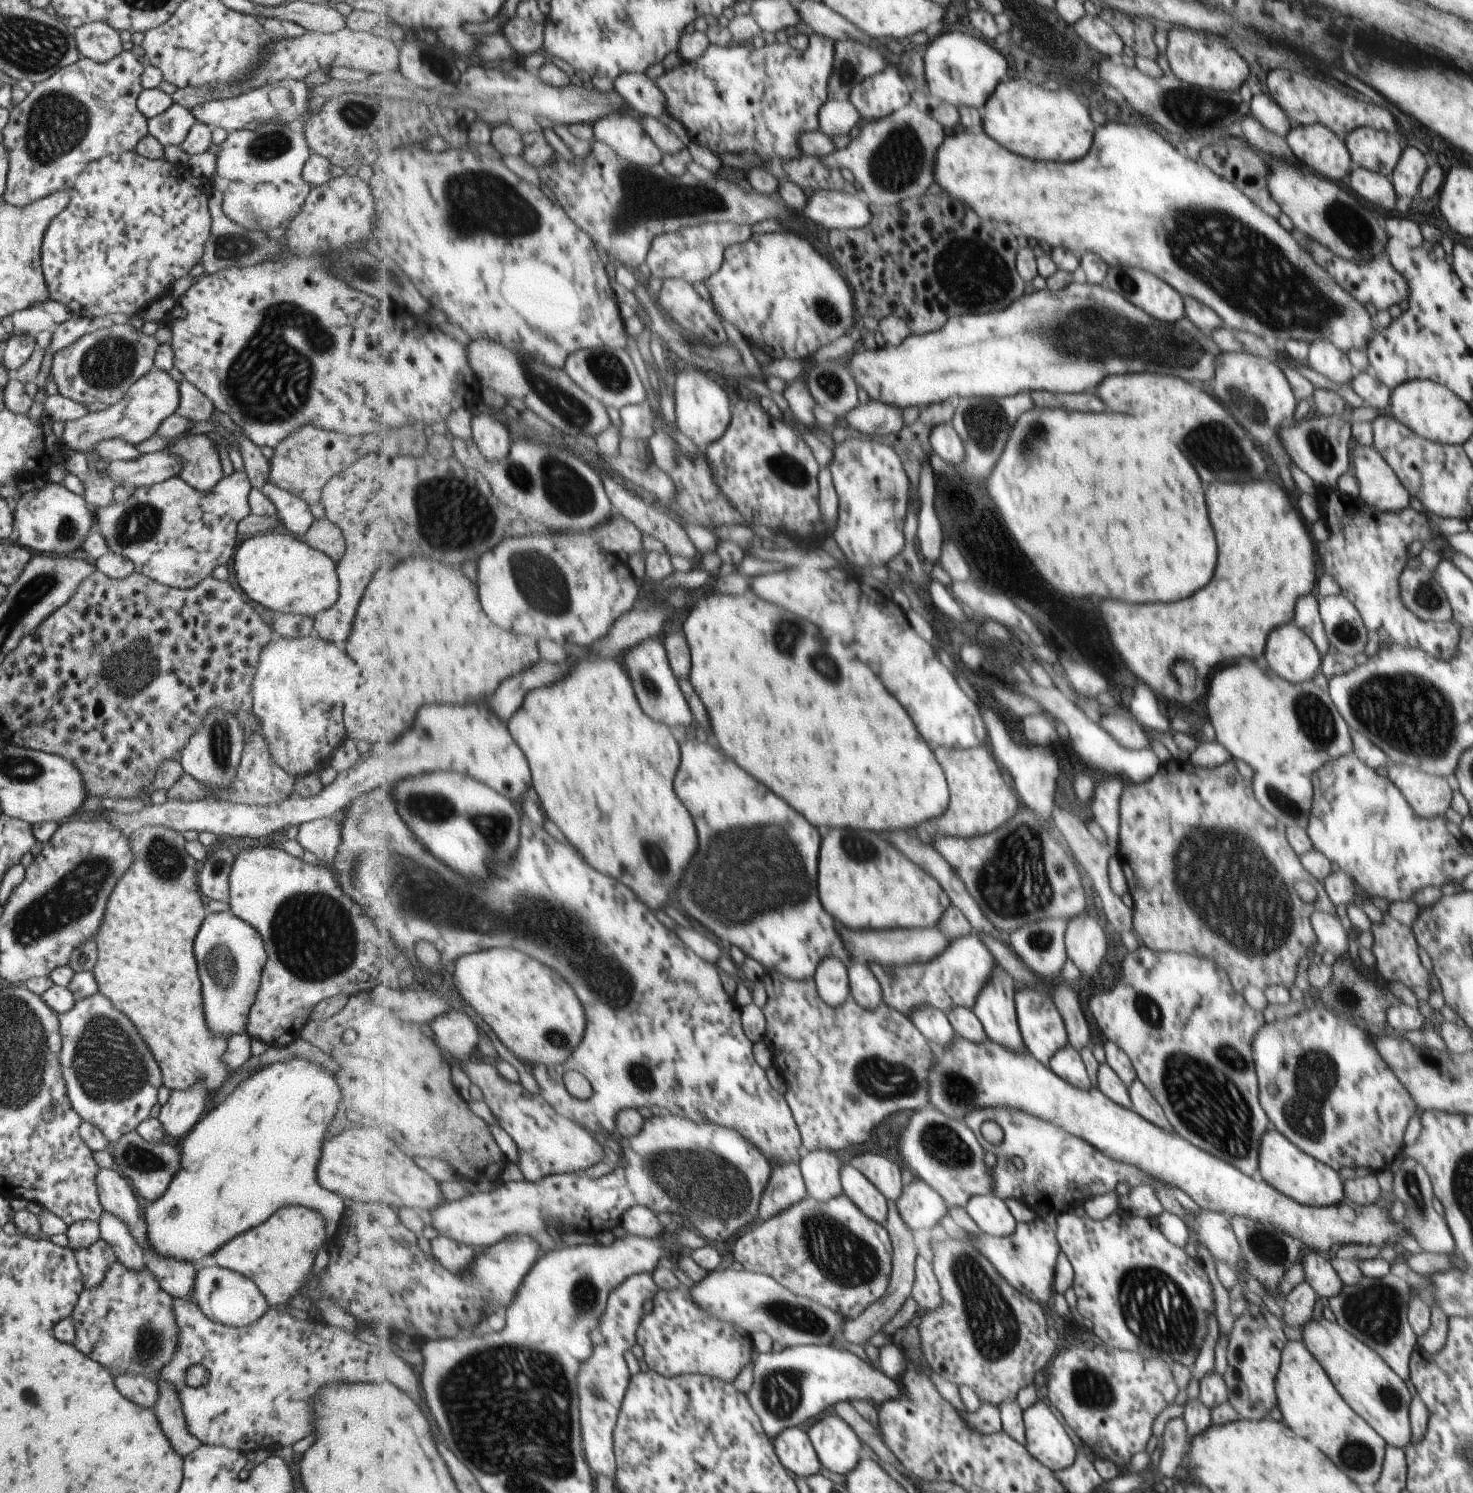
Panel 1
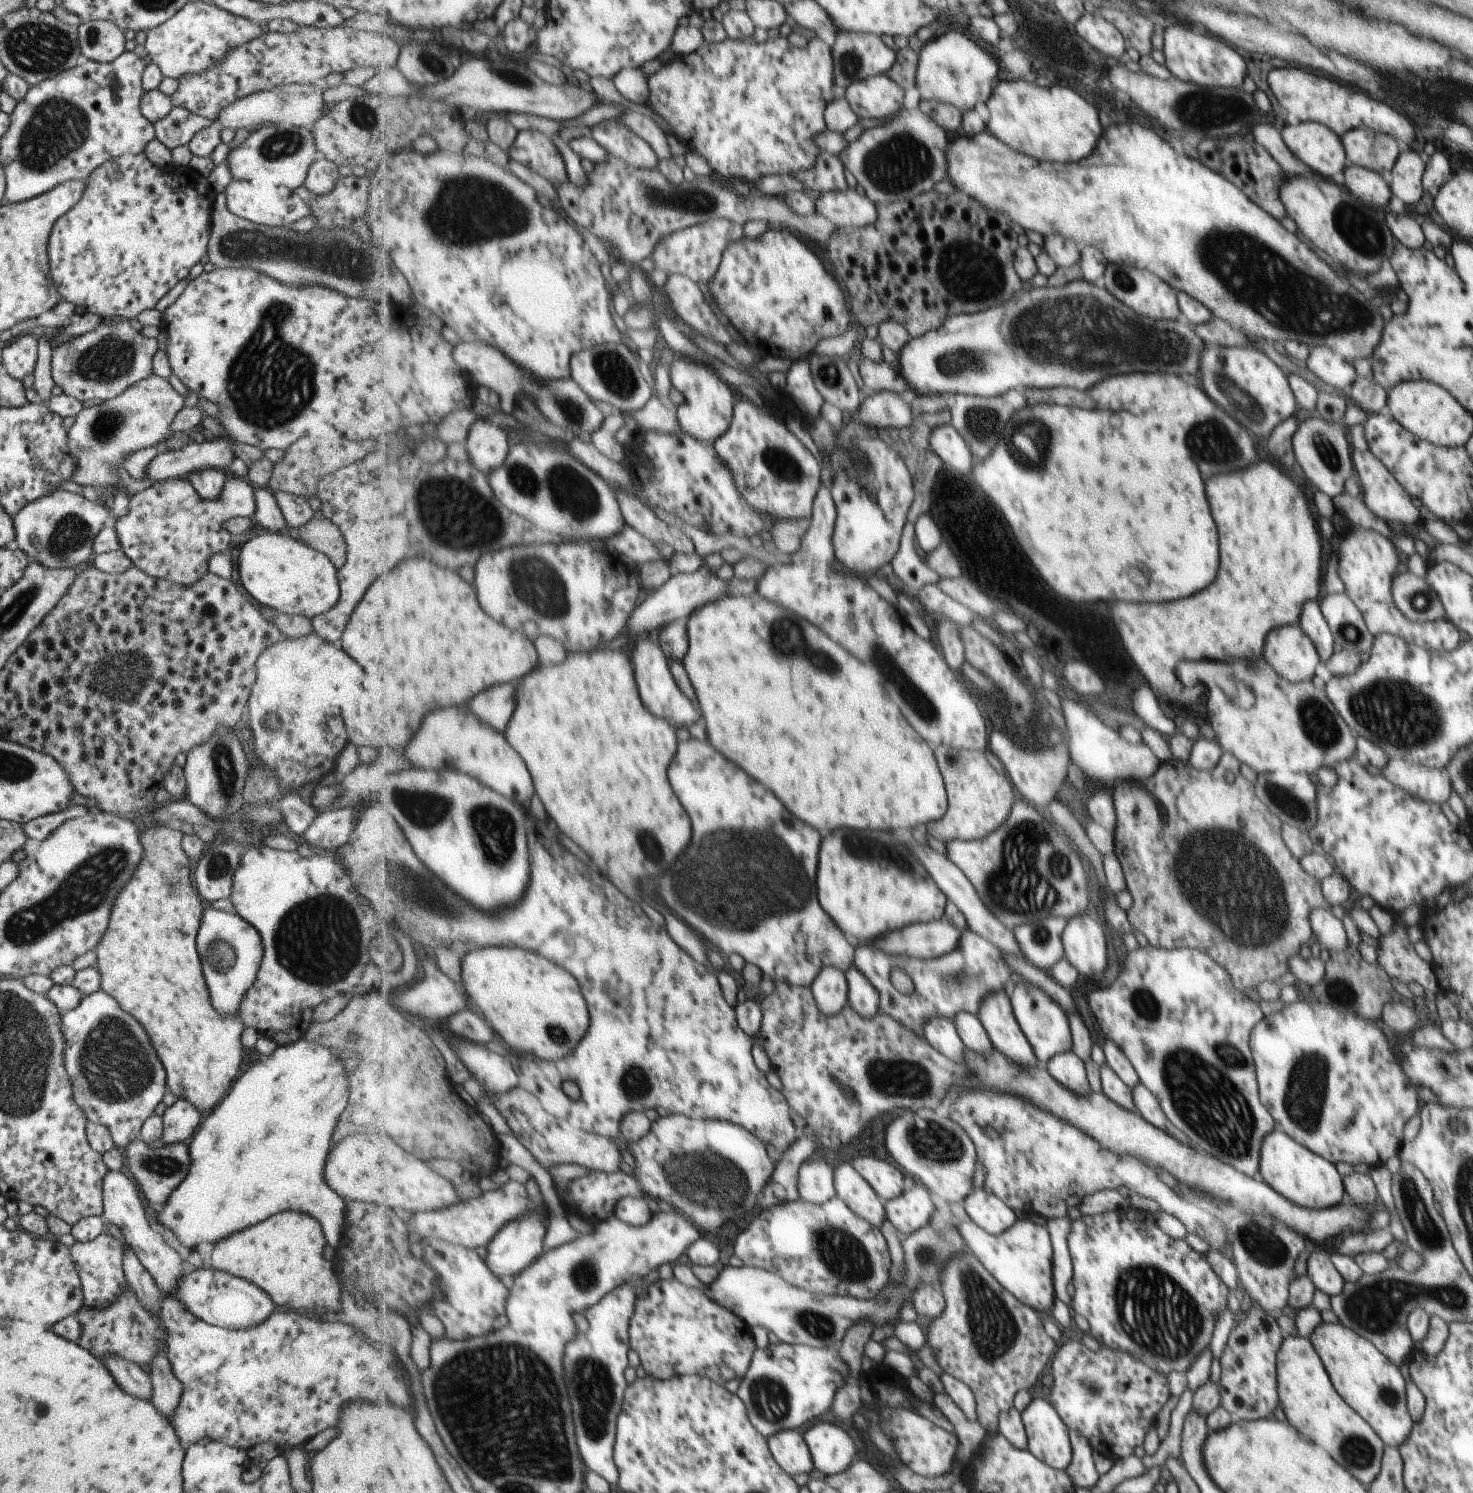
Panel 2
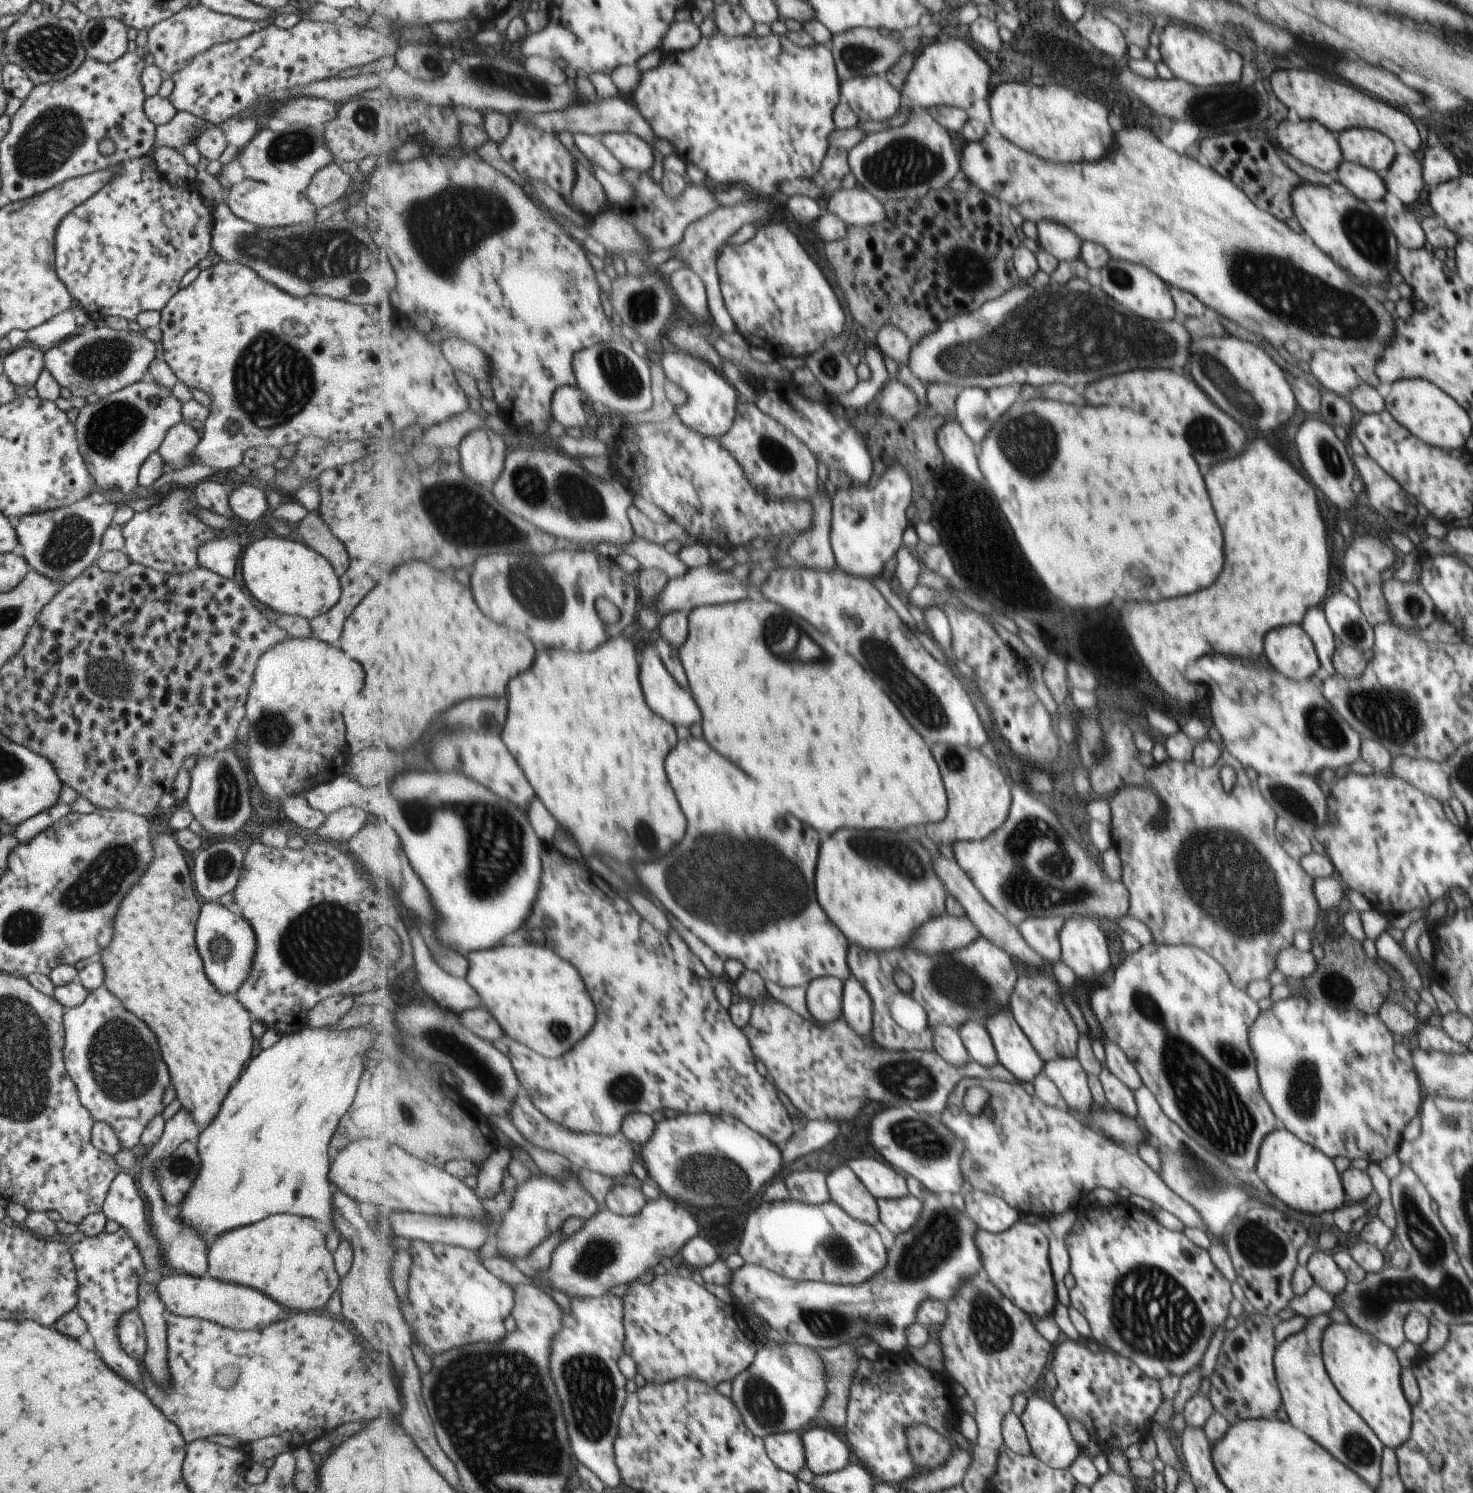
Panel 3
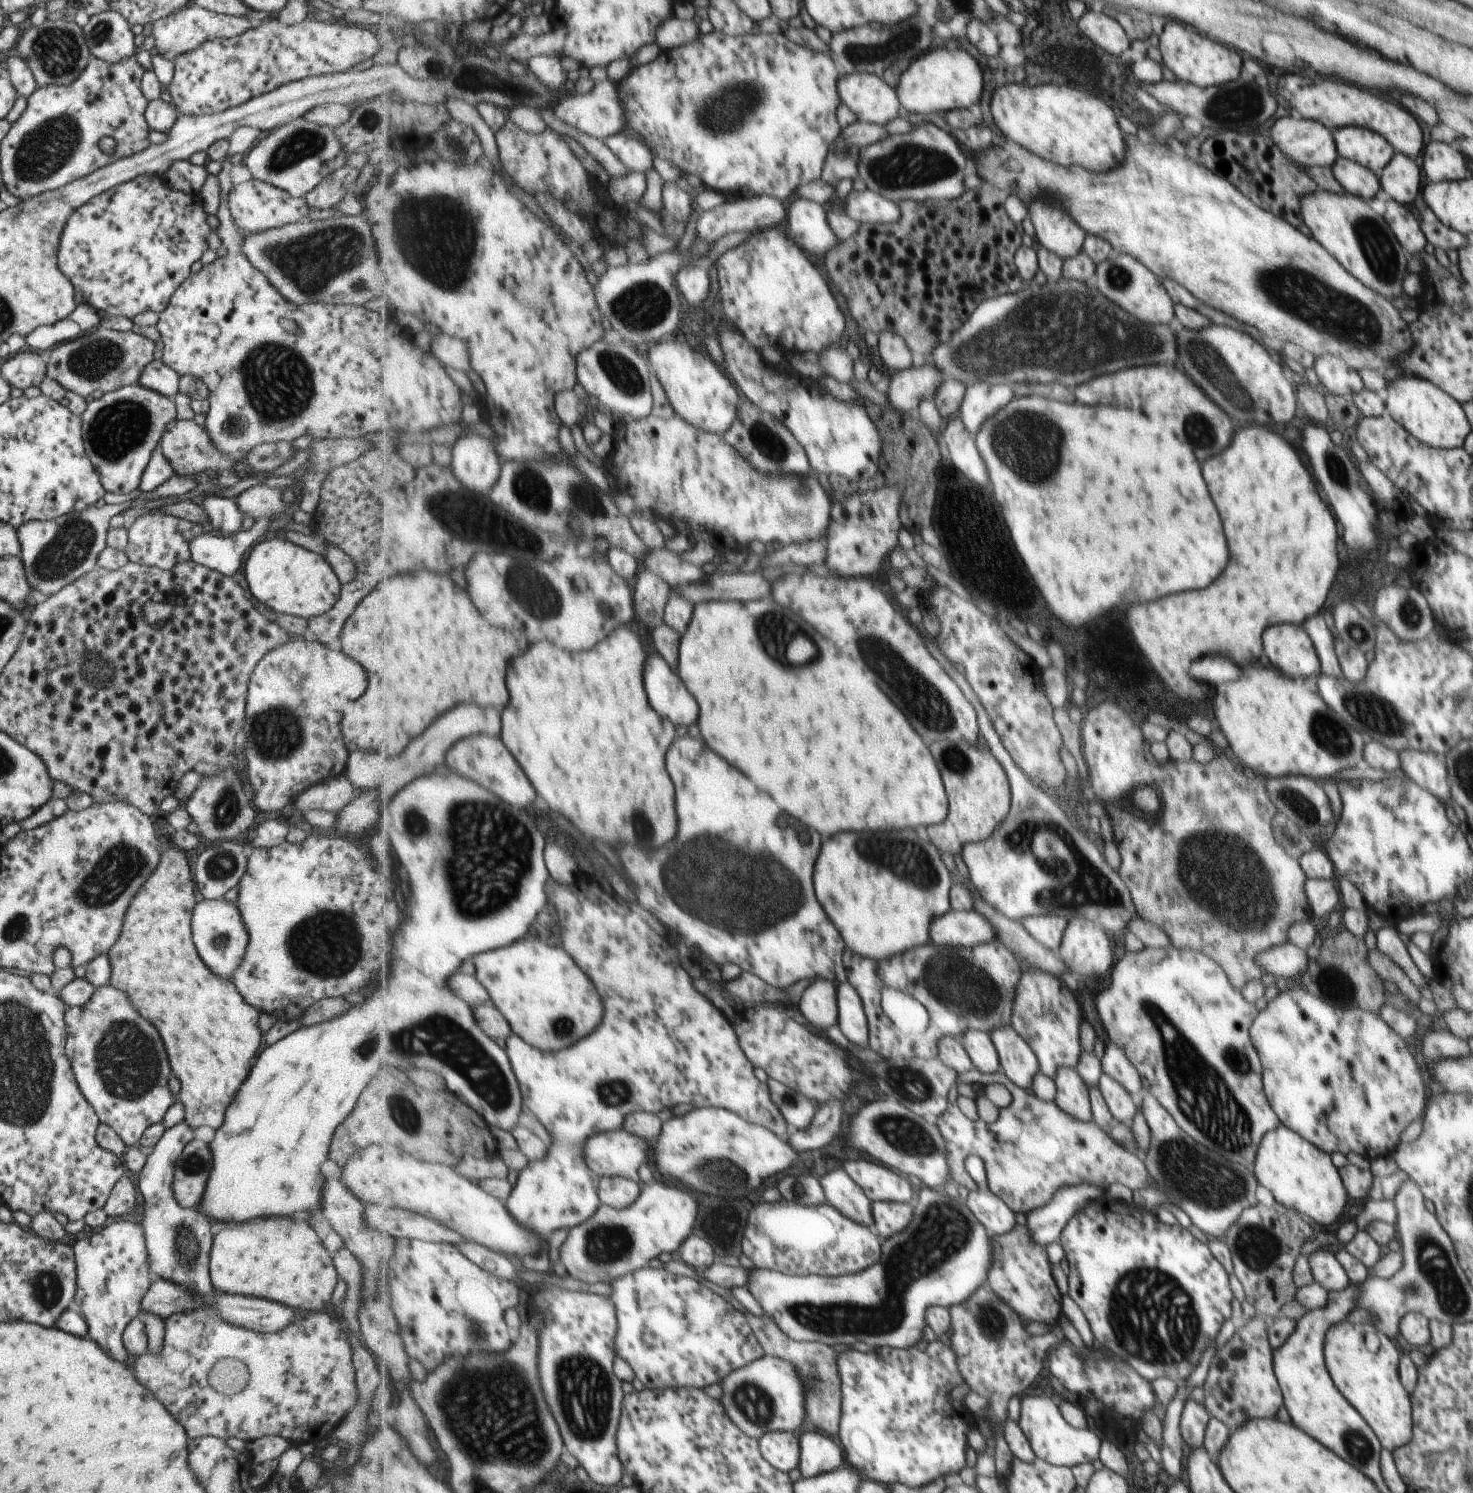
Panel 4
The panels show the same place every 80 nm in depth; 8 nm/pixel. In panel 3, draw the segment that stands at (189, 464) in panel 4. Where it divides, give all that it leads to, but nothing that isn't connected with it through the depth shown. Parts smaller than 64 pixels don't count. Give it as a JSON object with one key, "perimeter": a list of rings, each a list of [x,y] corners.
{"perimeter":[[[180,422],[169,428],[157,448],[162,462],[169,465],[172,470],[192,464],[192,450],[199,442],[195,431],[191,425]]]}

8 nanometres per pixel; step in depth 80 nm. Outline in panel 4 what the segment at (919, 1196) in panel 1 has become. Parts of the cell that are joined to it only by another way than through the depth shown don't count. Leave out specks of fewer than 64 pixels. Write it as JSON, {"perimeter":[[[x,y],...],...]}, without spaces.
{"perimeter":[[[874,1201],[874,1229],[882,1238],[903,1232],[914,1220],[914,1210],[909,1203]]]}

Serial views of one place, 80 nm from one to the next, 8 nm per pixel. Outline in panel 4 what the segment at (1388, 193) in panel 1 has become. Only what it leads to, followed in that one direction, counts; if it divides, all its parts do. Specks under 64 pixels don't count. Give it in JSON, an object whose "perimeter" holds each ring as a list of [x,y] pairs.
{"perimeter":[[[1339,157],[1329,169],[1333,173],[1340,191],[1357,195],[1364,198],[1365,201],[1373,198],[1380,188],[1378,177],[1368,168],[1352,160]]]}

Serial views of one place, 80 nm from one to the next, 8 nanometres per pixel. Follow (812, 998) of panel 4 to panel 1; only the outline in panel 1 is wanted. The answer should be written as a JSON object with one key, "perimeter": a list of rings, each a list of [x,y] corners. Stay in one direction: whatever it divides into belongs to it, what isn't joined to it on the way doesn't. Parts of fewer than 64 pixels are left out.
{"perimeter":[[[827,958],[819,966],[814,979],[819,996],[833,1008],[845,1004],[852,995],[849,967],[843,964],[843,960]]]}

